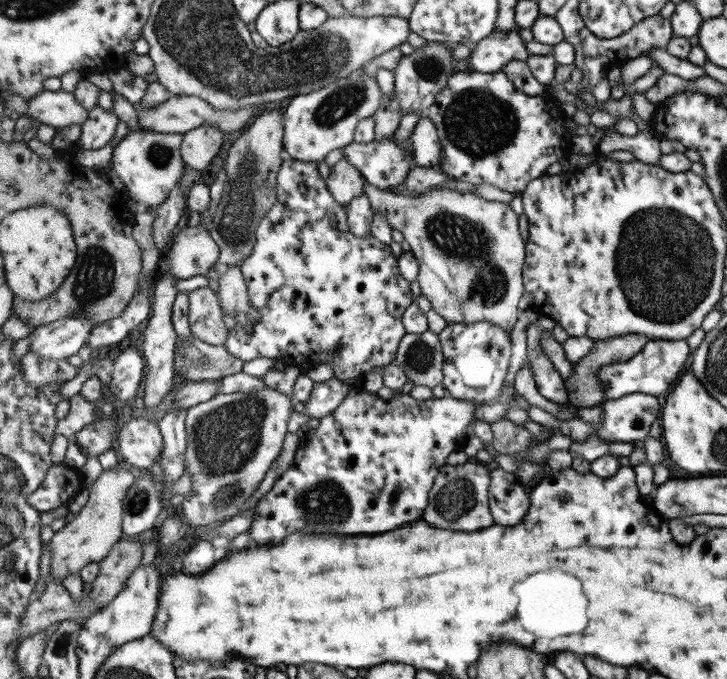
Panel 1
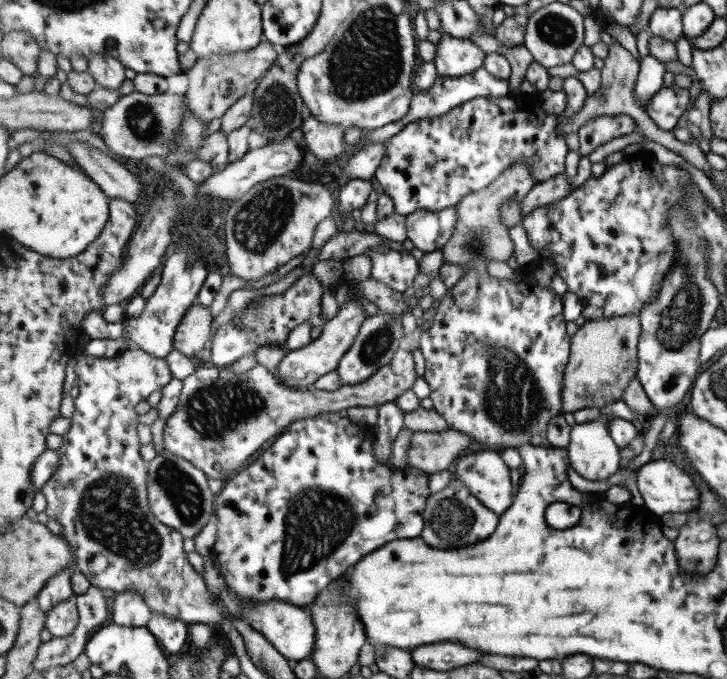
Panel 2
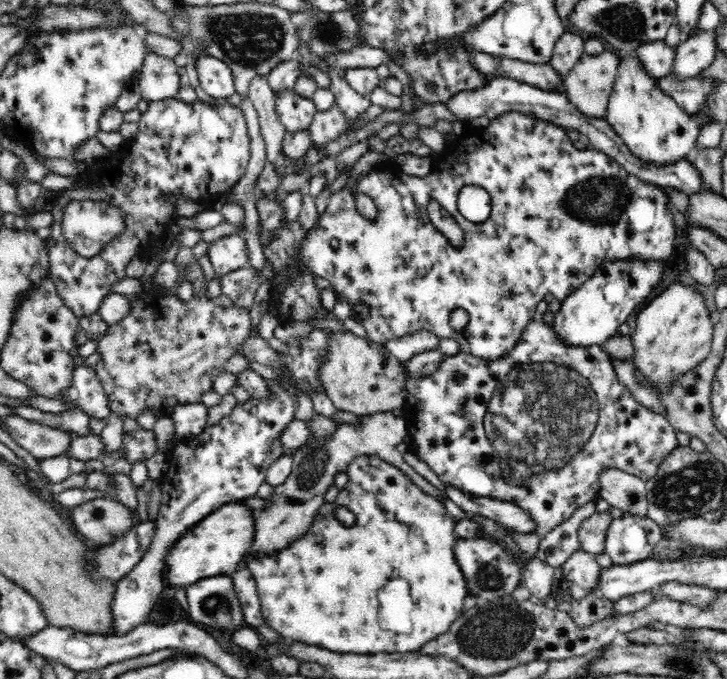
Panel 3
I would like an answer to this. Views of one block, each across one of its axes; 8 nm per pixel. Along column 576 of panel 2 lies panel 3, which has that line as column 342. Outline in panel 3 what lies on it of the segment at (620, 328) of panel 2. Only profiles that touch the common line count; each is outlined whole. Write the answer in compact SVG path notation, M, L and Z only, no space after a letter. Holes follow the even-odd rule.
M333 332L328 360L320 368L320 379L334 406L342 412L353 412L359 418L404 408L406 381L403 363L382 354L375 346L352 332Z

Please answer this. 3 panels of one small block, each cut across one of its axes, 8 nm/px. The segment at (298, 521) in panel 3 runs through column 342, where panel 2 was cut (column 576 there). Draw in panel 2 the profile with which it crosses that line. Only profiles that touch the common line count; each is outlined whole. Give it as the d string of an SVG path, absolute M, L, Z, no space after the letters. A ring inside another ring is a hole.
M613 413L599 417L594 421L585 421L575 424L570 434L568 446L569 458L576 473L589 481L602 481L612 478L622 467L621 447L613 440L610 431L610 422L614 419Z

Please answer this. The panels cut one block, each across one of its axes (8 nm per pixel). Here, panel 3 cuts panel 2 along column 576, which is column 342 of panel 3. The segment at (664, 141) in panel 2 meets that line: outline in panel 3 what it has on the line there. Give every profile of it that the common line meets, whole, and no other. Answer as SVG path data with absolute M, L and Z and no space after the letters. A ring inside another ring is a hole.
M338 105L326 112L317 112L310 125L308 132L314 148L326 148L329 142L336 141L348 130L346 118Z

